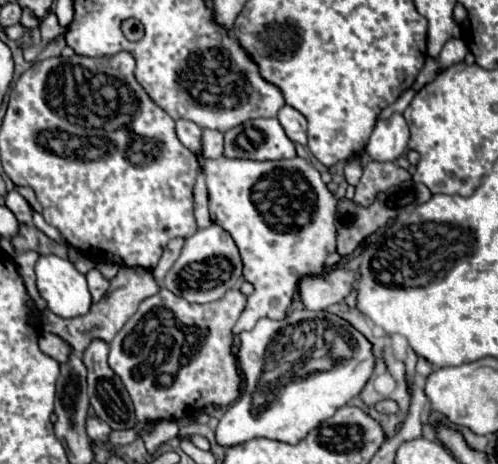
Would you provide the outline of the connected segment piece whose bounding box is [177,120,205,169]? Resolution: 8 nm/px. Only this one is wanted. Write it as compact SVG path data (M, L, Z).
M177 120L177 136L179 140L193 152L197 154L200 168L204 169L205 160L201 157L201 135L203 130L189 120Z

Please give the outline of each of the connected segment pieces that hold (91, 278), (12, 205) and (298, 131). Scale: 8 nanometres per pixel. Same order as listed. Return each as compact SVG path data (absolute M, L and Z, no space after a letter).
M97 270L87 272L87 282L89 282L89 292L91 292L91 296L93 296L93 302L99 302L99 300L107 294L109 282L107 282Z
M11 190L7 196L5 196L5 206L15 214L15 218L27 226L31 226L31 206L29 202L15 190Z
M283 106L279 110L279 122L285 130L285 134L299 144L307 144L307 120L301 112L297 112L291 106Z

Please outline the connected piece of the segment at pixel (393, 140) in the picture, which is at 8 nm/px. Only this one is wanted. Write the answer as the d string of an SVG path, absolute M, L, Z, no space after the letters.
M393 114L389 120L379 120L369 144L367 154L377 162L395 162L409 142L409 126L401 114Z

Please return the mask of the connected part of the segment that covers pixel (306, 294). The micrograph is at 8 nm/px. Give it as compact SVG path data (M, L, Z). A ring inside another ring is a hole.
M341 268L305 276L297 286L299 298L307 310L327 310L327 306L341 302L353 290L355 278L357 272L345 272Z

